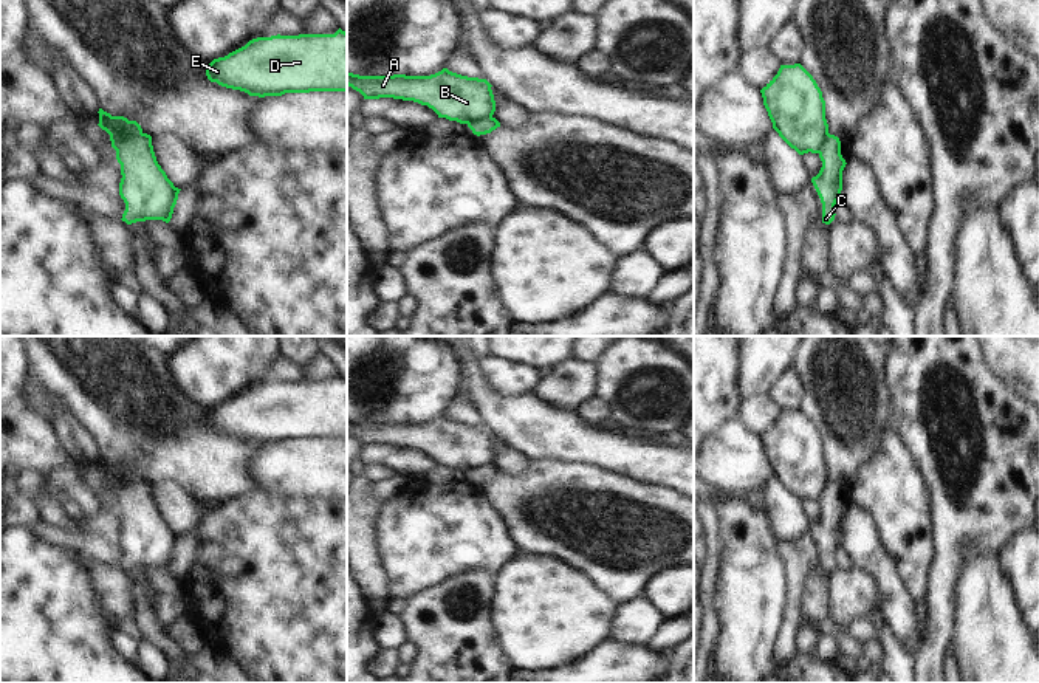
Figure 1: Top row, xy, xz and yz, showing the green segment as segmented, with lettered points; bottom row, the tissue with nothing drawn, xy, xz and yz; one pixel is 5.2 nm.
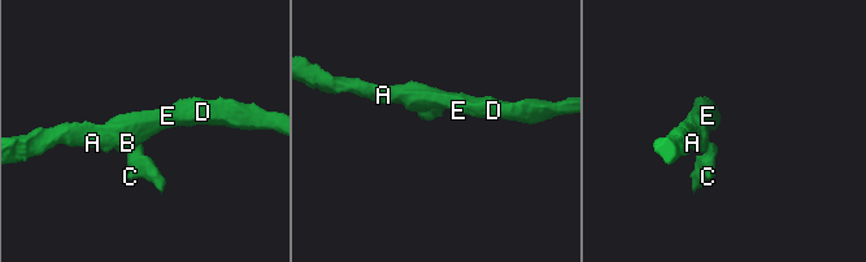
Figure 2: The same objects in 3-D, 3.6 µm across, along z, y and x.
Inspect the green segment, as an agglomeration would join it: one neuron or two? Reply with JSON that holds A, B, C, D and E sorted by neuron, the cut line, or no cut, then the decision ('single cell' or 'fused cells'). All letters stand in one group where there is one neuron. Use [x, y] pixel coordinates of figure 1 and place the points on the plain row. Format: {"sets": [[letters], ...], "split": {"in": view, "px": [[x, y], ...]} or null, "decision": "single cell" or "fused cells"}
{"sets": [["A", "B", "D", "E"], ["C"]], "split": {"in": "xy", "px": [[143, 480], [127, 485], [116, 499]]}, "decision": "fused cells"}

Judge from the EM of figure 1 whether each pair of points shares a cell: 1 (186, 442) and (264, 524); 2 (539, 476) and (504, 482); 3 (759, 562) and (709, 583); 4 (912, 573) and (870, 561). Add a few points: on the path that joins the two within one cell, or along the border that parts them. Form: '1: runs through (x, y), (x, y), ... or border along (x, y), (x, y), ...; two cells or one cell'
1: border along (259, 491), (219, 505); two cells
2: runs through (530, 482), (513, 482); one cell
3: border along (722, 544), (717, 584); two cells
4: border along (878, 536), (878, 544), (914, 600); two cells

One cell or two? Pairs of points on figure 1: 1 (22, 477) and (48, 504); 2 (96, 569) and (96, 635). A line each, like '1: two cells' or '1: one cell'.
1: one cell
2: two cells

